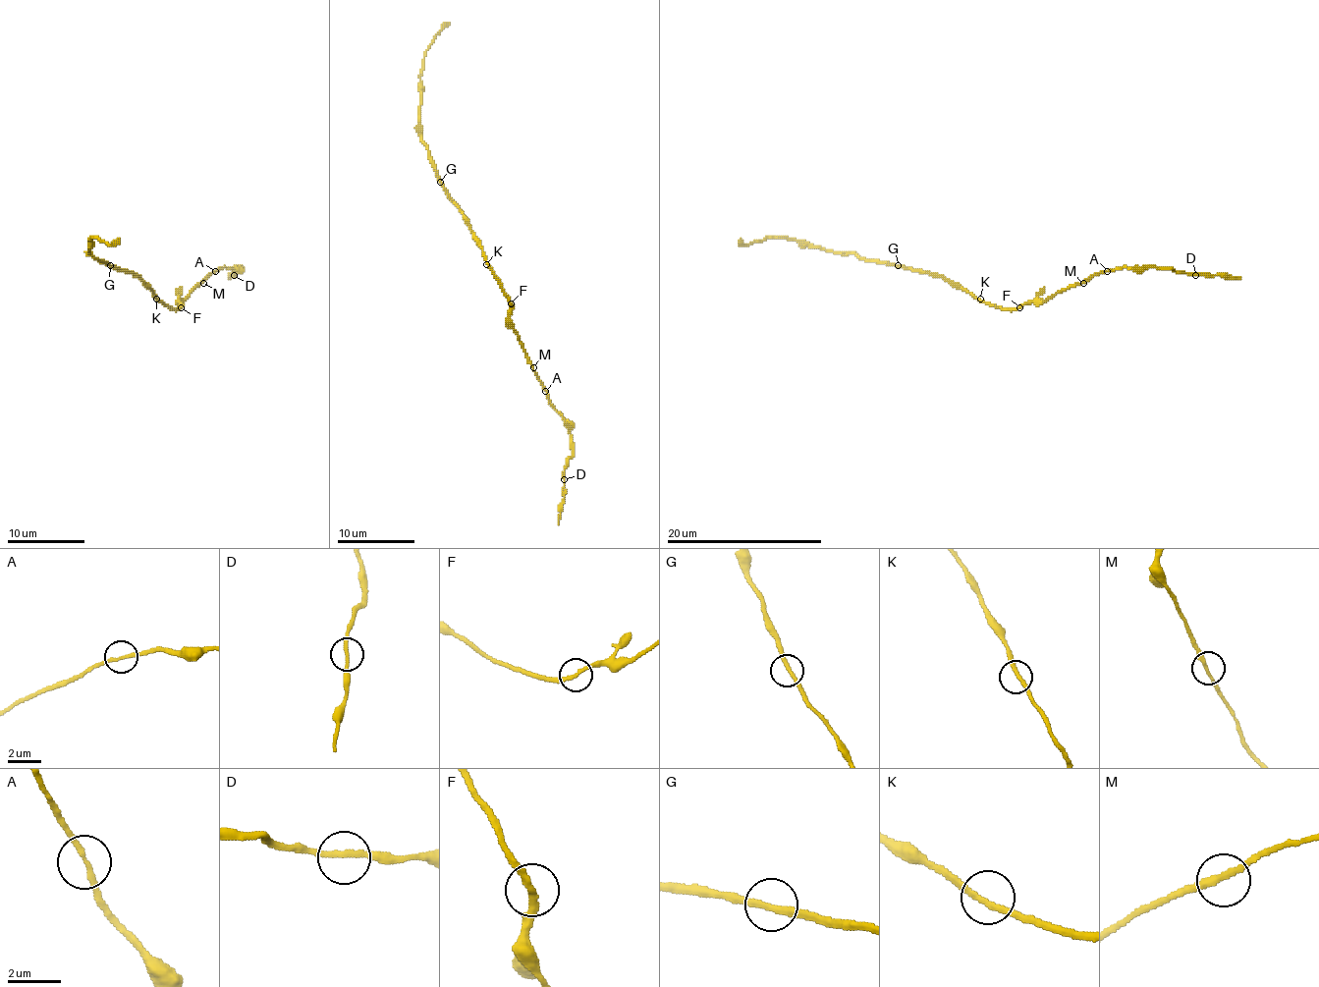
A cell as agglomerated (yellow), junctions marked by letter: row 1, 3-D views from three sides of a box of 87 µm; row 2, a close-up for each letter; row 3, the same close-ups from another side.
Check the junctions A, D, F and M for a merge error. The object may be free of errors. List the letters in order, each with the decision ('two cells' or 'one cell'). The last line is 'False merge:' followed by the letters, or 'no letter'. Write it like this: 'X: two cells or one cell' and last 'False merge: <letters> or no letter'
A: one cell
D: one cell
F: one cell
M: one cell
False merge: no letter

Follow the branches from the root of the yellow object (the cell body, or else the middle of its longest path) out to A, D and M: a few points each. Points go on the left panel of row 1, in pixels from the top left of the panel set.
A: (162, 302), (170, 308), (178, 308), (186, 297), (215, 271)
D: (162, 302), (170, 308), (178, 308), (207, 275), (220, 267), (242, 267), (234, 275)
M: (162, 302), (170, 308), (178, 308), (186, 297), (203, 283)

